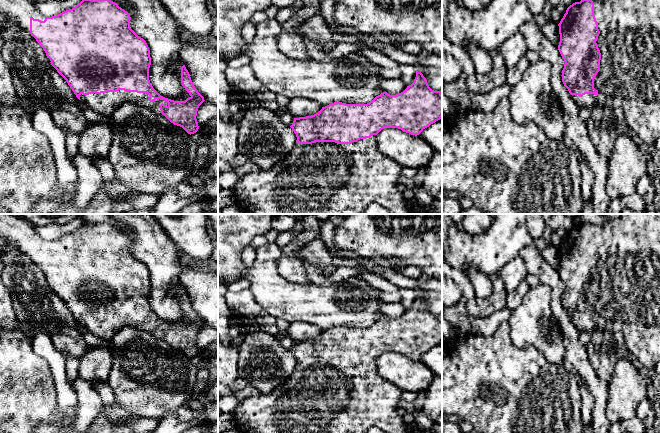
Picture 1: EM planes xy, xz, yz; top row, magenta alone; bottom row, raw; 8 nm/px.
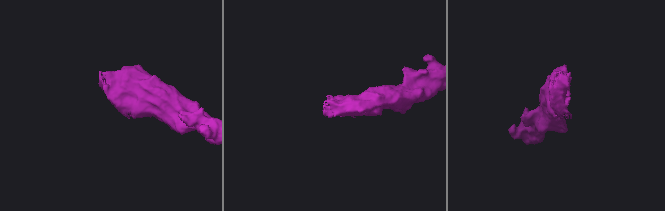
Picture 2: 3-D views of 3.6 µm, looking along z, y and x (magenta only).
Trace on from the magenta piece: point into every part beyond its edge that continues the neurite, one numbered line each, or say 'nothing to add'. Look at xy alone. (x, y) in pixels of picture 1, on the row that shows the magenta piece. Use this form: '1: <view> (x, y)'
1: xy (106, 103)

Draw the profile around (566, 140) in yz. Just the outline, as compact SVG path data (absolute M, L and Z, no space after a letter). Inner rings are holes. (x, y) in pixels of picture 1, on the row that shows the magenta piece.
M566 134L563 135L563 137L562 137L562 139L560 141L562 143L564 143L575 154L575 156L578 158L579 161L582 158L584 158L584 156L579 151L579 149L577 148L577 146L572 142L572 140Z

